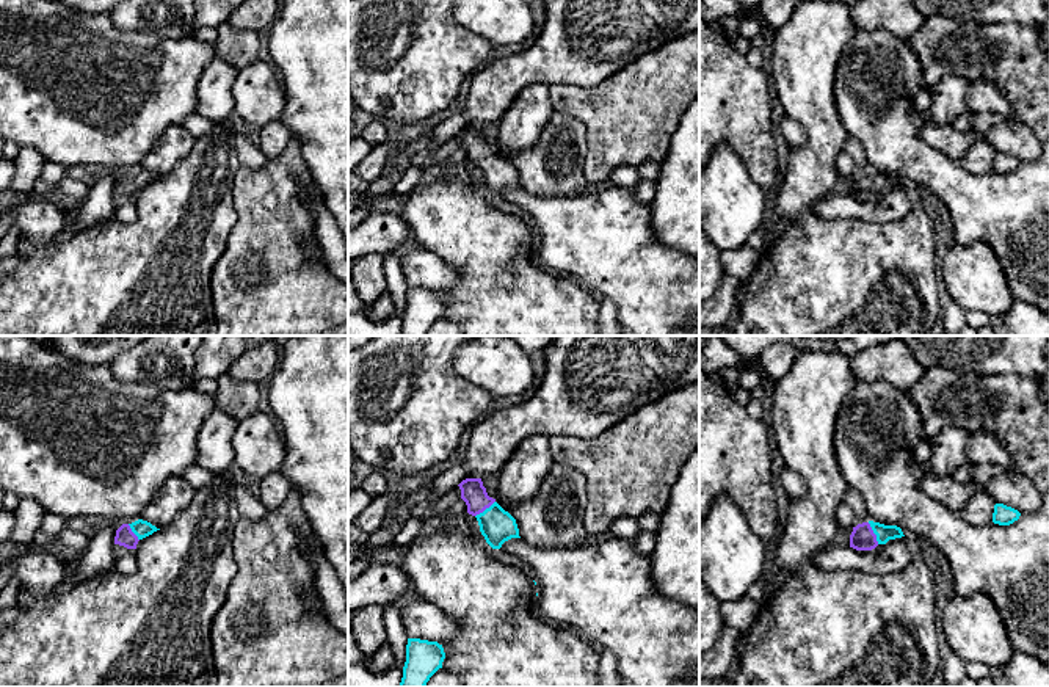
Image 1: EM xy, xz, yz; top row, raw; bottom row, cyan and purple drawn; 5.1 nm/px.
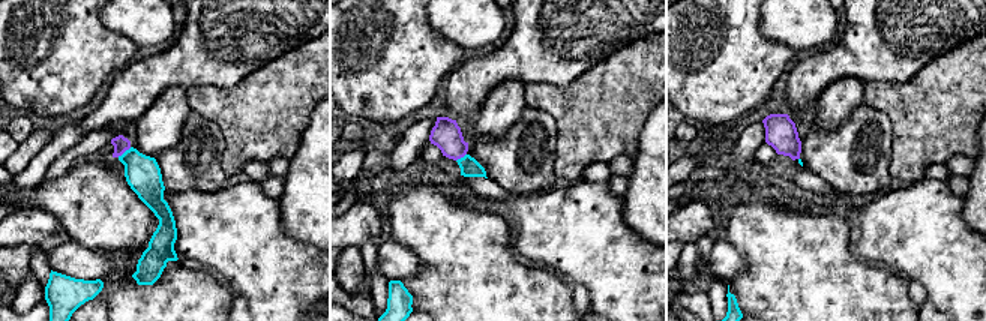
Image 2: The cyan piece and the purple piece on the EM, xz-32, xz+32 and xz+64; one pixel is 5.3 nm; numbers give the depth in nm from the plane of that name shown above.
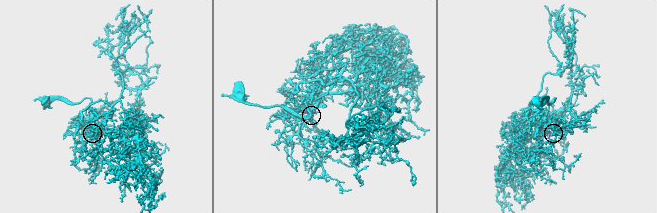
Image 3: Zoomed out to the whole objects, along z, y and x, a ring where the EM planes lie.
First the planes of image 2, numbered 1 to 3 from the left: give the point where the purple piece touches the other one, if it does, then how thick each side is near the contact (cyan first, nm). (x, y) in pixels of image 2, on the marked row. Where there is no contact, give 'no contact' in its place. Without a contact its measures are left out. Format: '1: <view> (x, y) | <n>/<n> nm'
1: xz-32 (125, 152) | 190/80 nm
2: xz+32 (461, 158) | 100/160 nm
3: no contact

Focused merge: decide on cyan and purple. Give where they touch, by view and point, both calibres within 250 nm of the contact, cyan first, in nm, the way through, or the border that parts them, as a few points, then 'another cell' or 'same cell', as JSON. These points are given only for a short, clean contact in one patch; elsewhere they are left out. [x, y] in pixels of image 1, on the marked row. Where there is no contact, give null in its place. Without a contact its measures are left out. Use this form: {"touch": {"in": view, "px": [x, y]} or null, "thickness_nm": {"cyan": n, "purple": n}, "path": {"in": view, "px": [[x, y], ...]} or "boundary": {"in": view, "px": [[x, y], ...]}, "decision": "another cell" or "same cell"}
{"touch": {"in": "yz", "px": [874, 532]}, "thickness_nm": {"cyan": 80, "purple": 130}, "path": {"in": "yz", "px": [[883, 532], [874, 532], [863, 538]]}, "decision": "same cell"}

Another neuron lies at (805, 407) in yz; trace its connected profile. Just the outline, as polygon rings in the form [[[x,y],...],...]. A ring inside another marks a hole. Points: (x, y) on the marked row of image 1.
[[[798,350],[789,372],[775,381],[767,422],[775,430],[782,464],[800,474],[806,483],[806,494],[789,502],[776,538],[775,566],[779,572],[792,572],[836,543],[840,530],[836,510],[844,502],[848,485],[834,452],[834,427],[840,405],[855,384],[848,356],[812,350]]]

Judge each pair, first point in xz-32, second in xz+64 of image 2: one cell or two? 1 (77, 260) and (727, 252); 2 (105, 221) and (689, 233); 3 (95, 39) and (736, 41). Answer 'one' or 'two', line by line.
1: one
2: two
3: one

